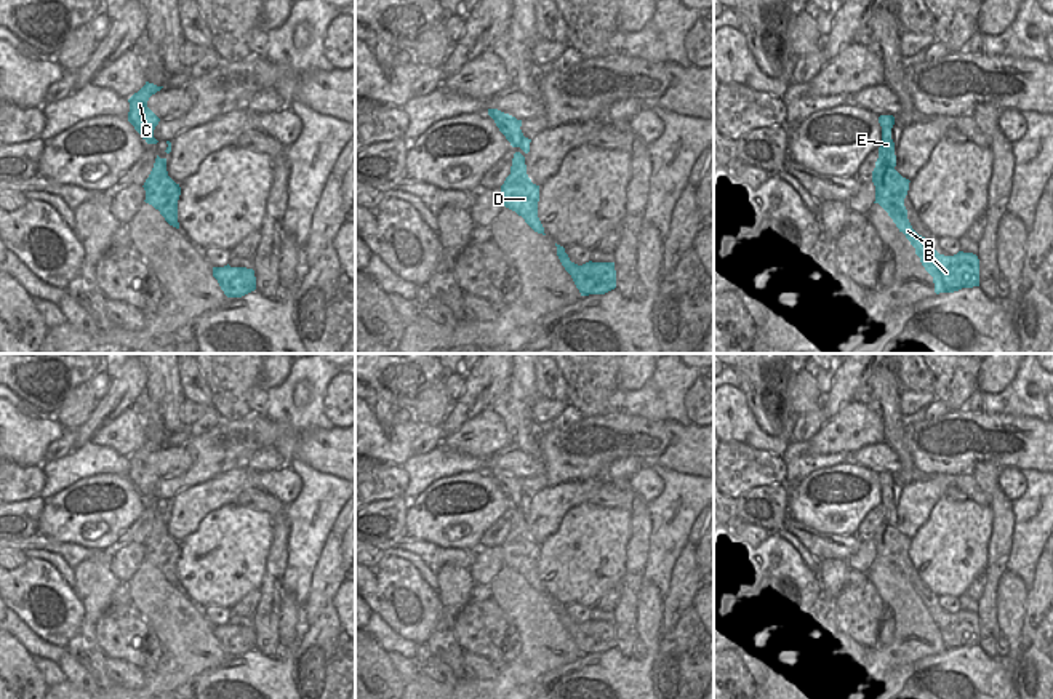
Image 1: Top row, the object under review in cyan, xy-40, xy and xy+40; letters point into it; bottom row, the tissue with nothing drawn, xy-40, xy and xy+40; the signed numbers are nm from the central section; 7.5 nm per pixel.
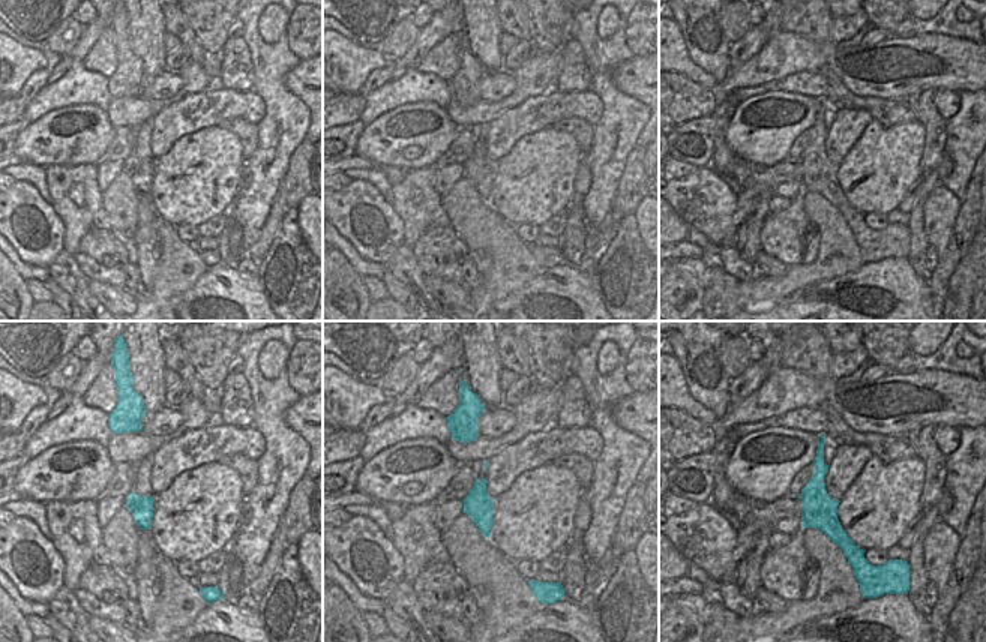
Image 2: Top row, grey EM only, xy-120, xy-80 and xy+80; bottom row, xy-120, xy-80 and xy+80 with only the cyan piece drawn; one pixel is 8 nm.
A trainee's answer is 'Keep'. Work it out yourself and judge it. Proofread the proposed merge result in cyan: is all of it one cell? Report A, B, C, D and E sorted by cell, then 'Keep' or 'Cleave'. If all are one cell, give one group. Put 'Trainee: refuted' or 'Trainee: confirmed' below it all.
Groups: A B C D E. Keep.
Trainee: confirmed

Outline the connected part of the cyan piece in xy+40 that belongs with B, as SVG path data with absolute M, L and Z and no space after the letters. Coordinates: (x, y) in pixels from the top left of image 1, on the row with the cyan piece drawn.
M880 115L879 123L882 126L882 144L872 171L872 182L875 186L874 203L879 203L888 213L899 232L903 232L915 248L922 266L933 277L936 294L979 286L979 259L976 254L963 251L954 256L939 254L925 237L912 229L904 206L911 181L895 170L896 155L891 139L895 117Z

